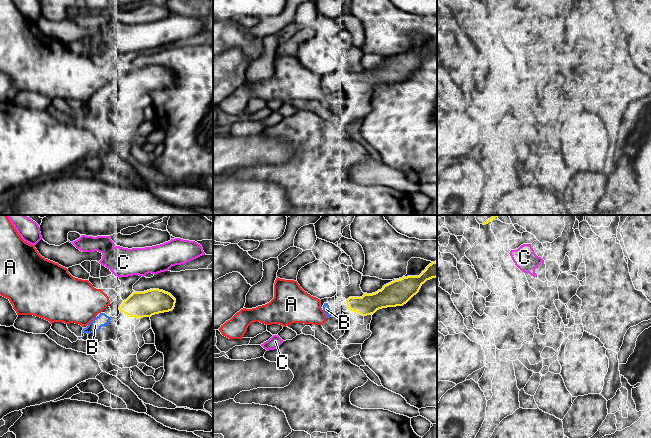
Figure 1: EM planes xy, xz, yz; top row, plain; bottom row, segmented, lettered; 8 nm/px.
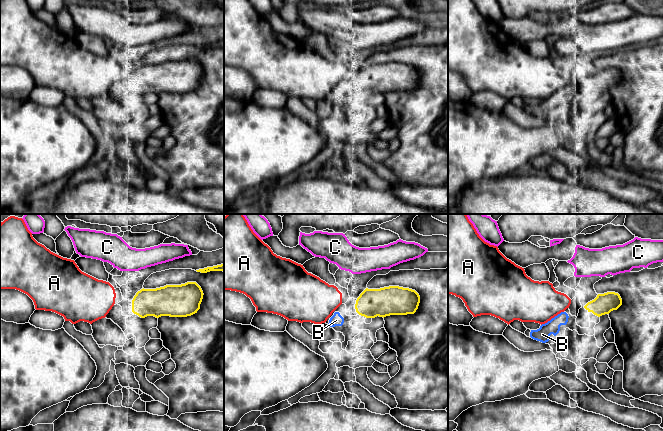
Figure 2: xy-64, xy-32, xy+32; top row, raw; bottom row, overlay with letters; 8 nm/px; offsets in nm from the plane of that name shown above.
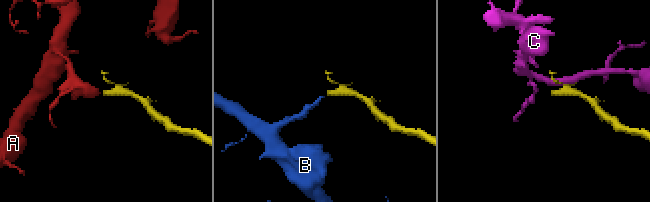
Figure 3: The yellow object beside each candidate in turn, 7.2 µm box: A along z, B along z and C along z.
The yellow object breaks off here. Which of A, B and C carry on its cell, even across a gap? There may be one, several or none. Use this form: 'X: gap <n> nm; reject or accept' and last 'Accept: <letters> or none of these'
A: gap 80 nm; reject
B: gap 100 nm; accept
C: gap 120 nm; reject
Accept: B

